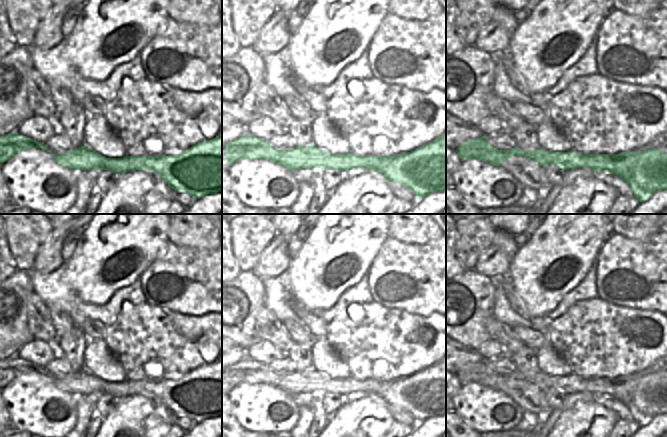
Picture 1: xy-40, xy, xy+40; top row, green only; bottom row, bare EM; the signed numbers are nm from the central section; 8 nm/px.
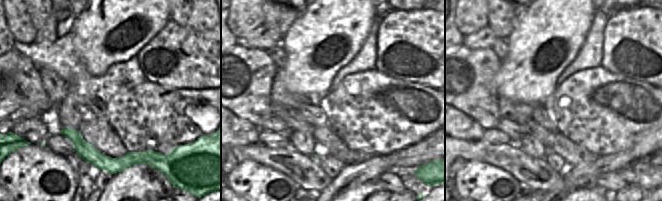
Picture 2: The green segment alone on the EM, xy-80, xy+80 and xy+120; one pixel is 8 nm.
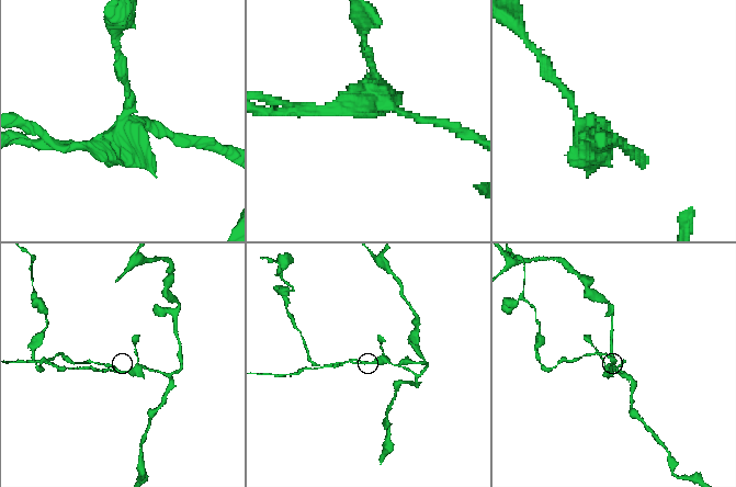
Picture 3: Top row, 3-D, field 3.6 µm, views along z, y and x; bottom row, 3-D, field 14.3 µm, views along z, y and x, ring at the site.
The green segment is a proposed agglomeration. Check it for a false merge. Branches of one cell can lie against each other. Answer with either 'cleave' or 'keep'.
cleave

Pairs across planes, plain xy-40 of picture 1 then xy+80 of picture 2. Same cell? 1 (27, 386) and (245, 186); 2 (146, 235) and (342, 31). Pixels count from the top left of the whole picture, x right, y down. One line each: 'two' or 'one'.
1: one
2: one

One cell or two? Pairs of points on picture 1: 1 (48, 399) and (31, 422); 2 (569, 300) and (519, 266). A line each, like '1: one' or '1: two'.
1: one
2: two

